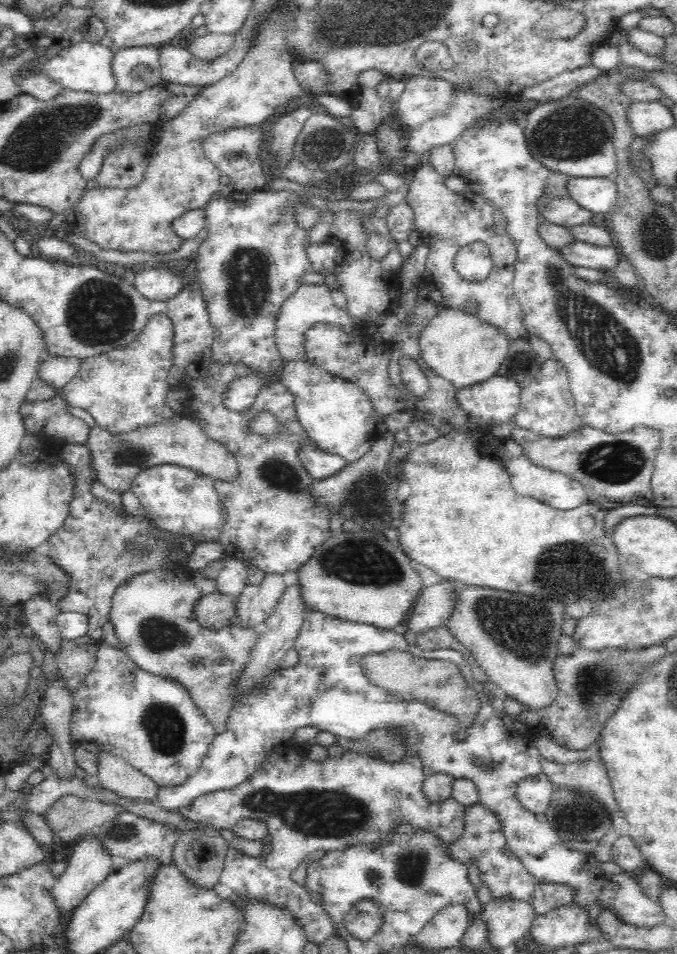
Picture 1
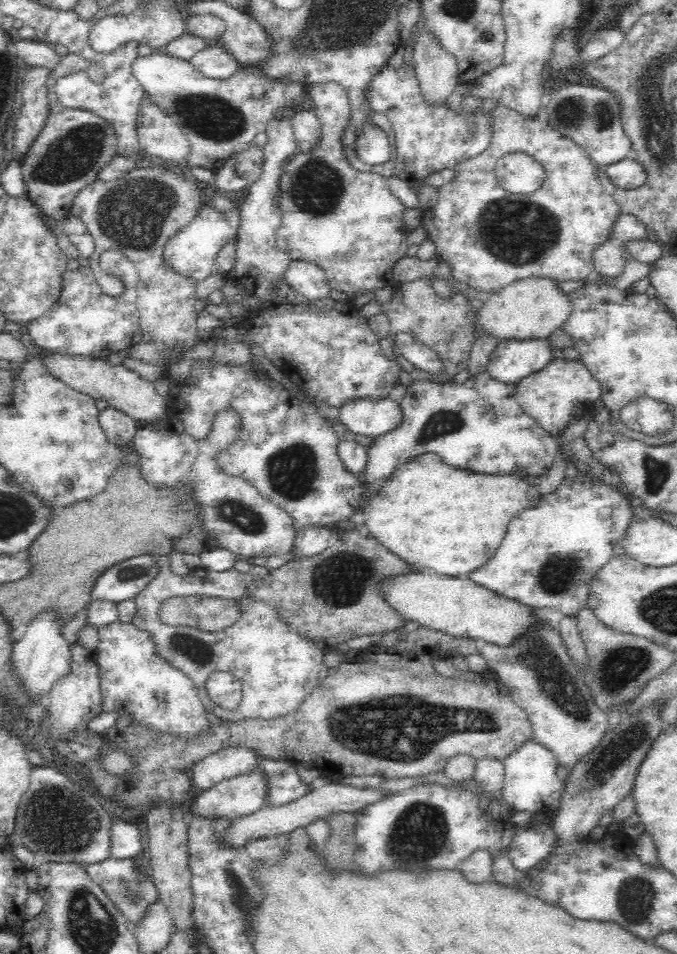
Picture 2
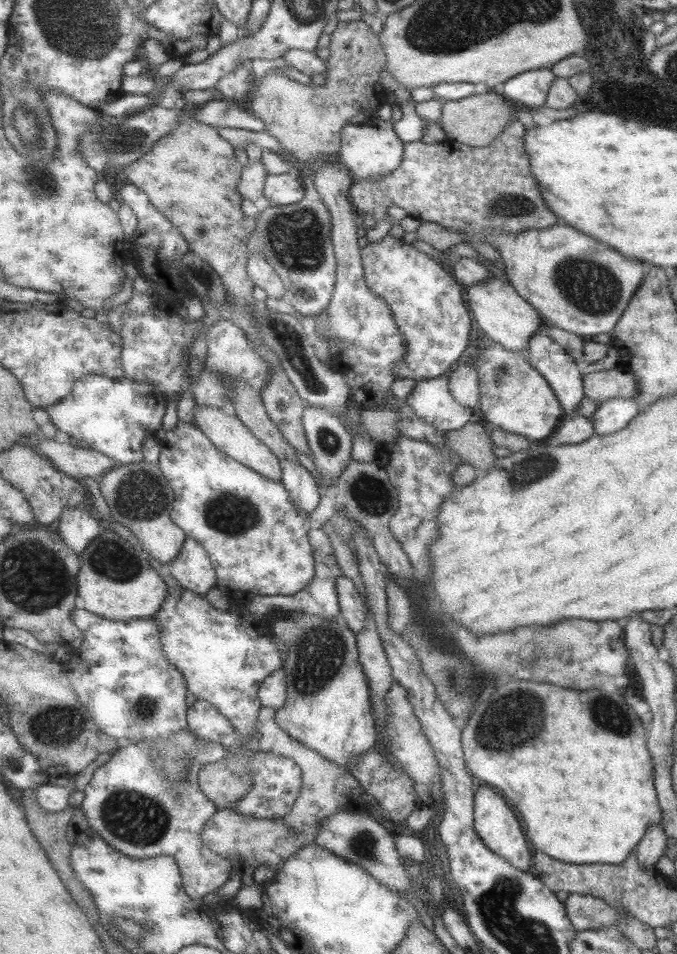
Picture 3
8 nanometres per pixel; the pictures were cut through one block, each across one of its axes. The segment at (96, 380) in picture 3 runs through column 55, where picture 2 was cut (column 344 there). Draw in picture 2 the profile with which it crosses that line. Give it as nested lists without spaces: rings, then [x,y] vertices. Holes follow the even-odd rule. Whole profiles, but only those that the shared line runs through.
[[[355,398],[339,408],[338,420],[350,434],[379,437],[394,430],[403,419],[401,404],[386,398]]]

